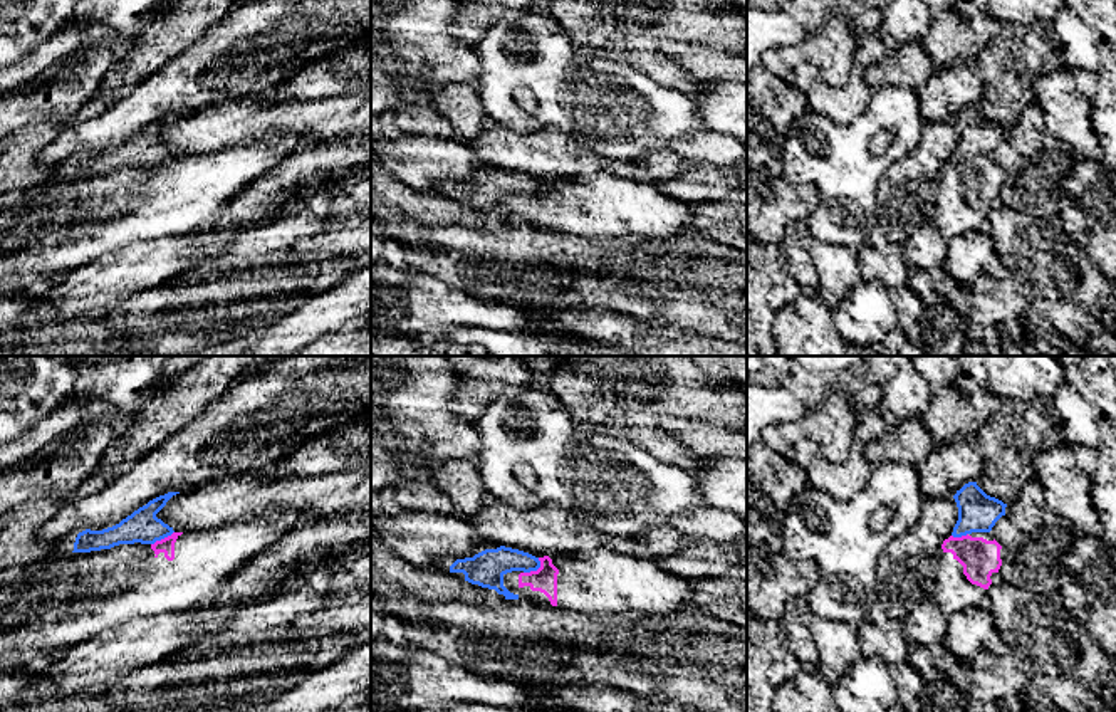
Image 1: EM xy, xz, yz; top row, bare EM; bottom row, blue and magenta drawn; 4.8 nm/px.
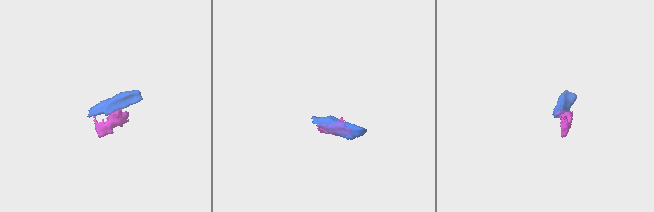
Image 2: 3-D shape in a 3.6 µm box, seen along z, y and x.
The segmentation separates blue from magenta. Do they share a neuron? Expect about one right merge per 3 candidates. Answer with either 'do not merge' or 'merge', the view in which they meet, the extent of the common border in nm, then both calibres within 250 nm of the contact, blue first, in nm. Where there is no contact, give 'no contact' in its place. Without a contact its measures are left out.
do not merge | xz | 110 nm | 170/120 nm

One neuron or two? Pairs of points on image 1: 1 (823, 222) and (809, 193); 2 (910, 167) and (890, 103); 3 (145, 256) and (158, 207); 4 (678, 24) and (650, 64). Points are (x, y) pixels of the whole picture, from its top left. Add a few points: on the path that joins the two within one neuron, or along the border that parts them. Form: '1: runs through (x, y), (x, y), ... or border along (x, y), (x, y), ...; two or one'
1: border along (786, 182), (818, 190), (818, 205), (806, 219); two
2: border along (923, 128), (918, 143), (888, 168), (880, 183); two
3: border along (187, 234), (165, 235), (109, 254); two
4: runs through (667, 27), (650, 44), (650, 52); one

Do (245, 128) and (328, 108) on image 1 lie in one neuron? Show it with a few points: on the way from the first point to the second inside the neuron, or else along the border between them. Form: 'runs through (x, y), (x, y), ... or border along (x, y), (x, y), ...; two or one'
runs through (265, 118), (307, 118); one

